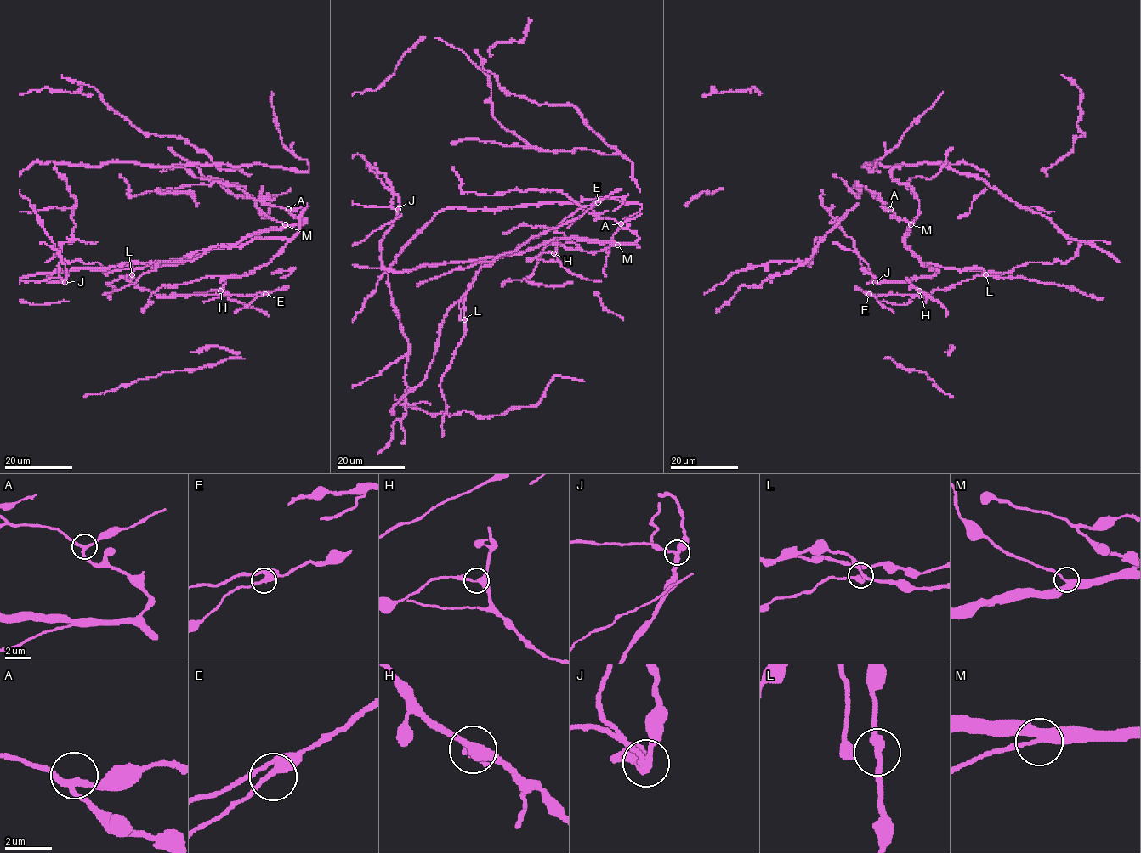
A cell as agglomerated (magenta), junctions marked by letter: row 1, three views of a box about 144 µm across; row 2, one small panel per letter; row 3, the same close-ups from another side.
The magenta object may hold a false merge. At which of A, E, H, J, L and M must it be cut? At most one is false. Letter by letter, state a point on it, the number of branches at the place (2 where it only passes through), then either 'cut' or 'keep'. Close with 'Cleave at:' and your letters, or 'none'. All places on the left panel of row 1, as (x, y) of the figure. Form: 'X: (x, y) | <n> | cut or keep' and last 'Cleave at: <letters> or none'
A: (288, 209) | 3 | keep
E: (265, 294) | 3 | keep
H: (220, 290) | 3 | keep
J: (65, 282) | 3 | cut
L: (132, 274) | 3 | keep
M: (285, 224) | 3 | keep
Cleave at: J

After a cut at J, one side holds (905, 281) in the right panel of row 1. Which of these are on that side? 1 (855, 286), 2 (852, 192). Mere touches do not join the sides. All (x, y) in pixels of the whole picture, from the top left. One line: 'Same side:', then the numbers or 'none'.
Same side: 1, 2

